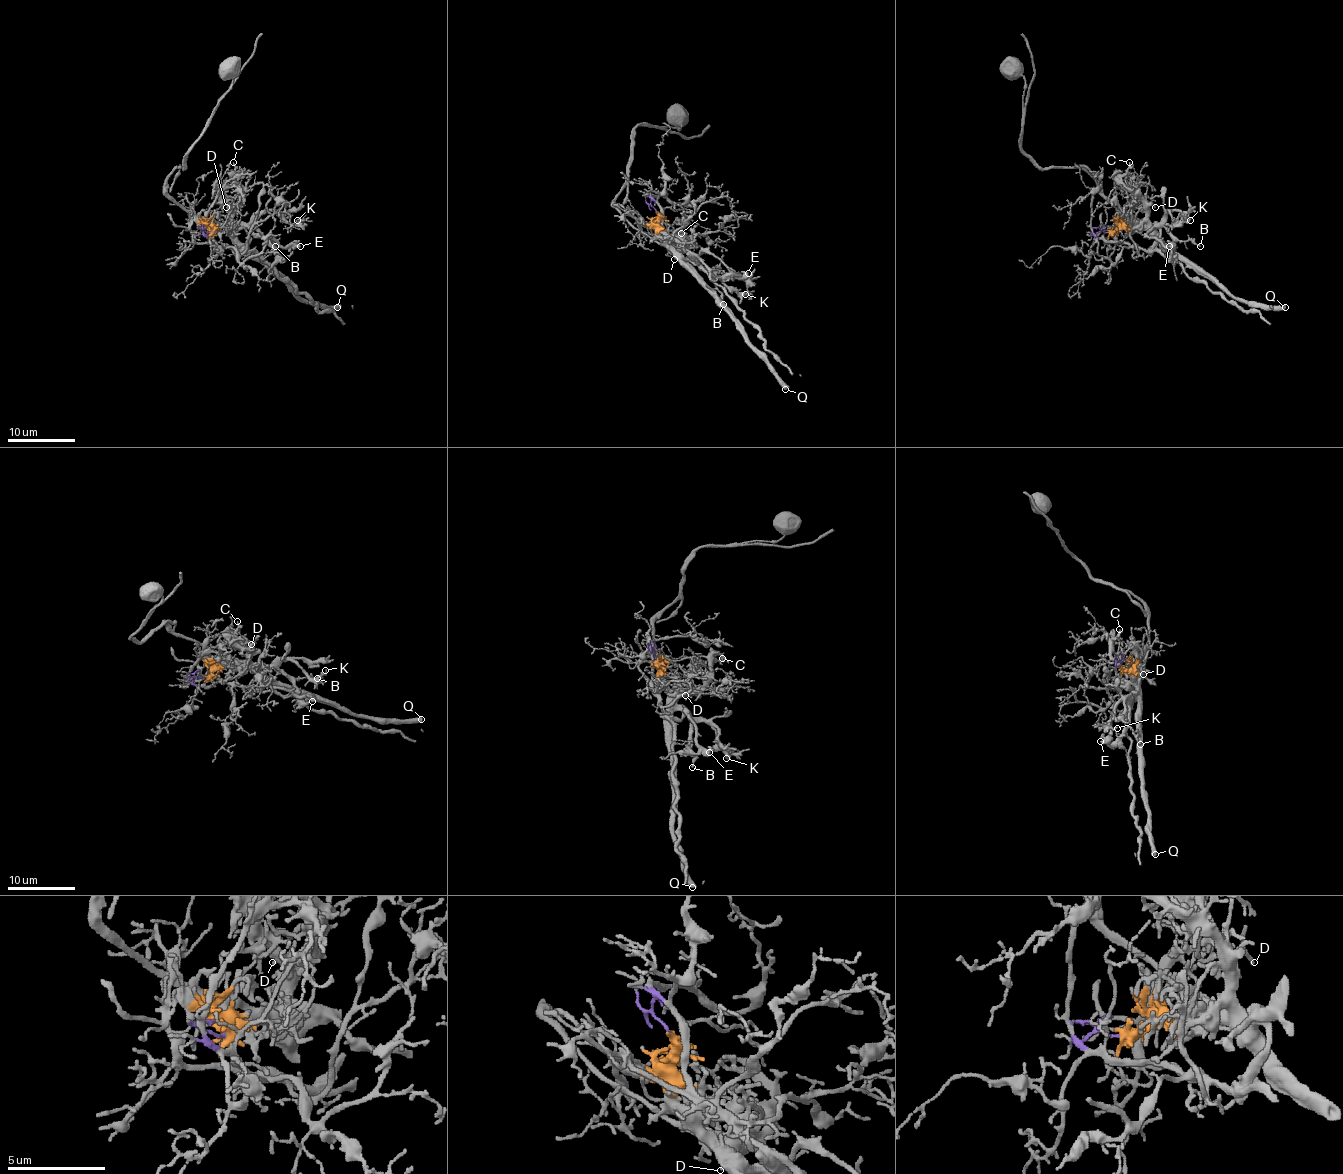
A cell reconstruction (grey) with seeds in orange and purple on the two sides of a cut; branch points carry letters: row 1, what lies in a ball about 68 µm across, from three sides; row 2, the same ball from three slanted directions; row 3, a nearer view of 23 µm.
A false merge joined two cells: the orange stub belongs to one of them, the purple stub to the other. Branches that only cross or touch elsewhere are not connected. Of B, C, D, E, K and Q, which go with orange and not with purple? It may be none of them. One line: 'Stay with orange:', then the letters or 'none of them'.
Stay with orange: B, C, D, E, K, Q

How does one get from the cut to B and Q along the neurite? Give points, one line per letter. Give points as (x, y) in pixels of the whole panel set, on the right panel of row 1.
B: (1109, 233), (1163, 226), (1178, 239), (1194, 241), (1200, 246)
Q: (1109, 233), (1150, 229), (1173, 253), (1182, 255), (1236, 297), (1261, 306), (1285, 307)

